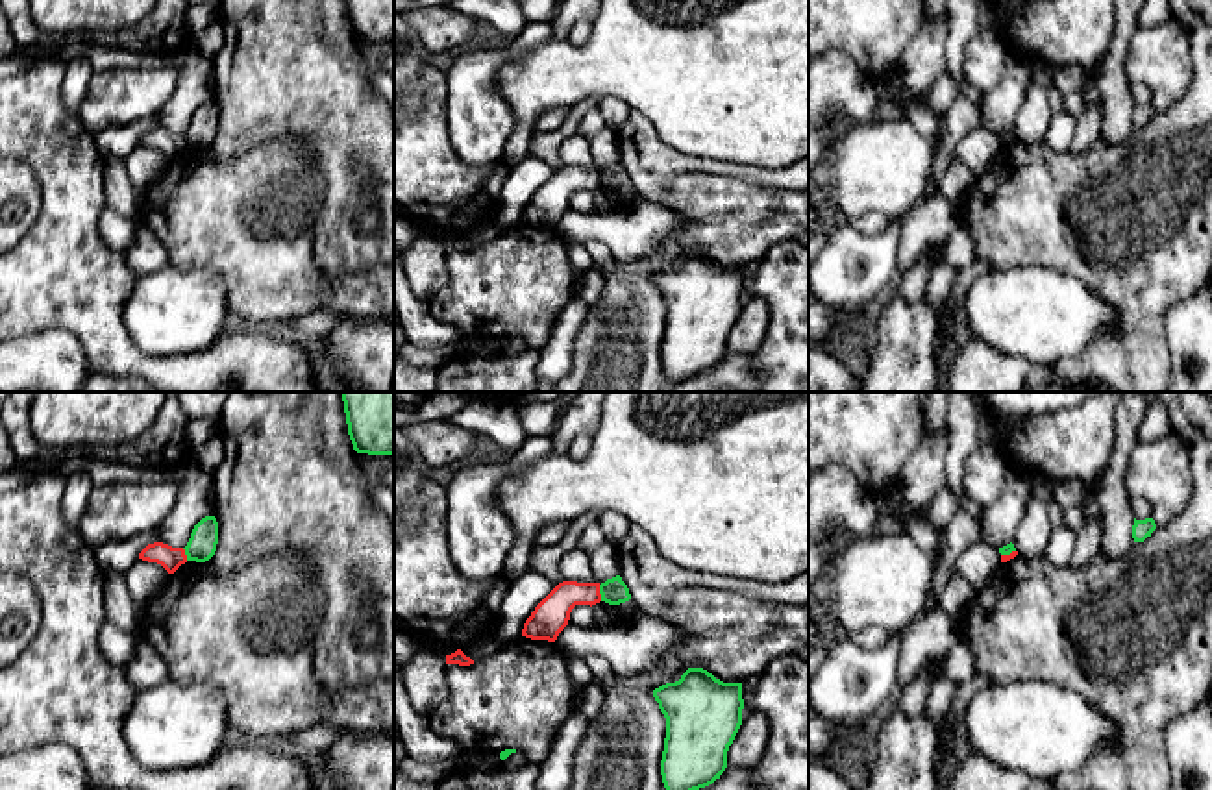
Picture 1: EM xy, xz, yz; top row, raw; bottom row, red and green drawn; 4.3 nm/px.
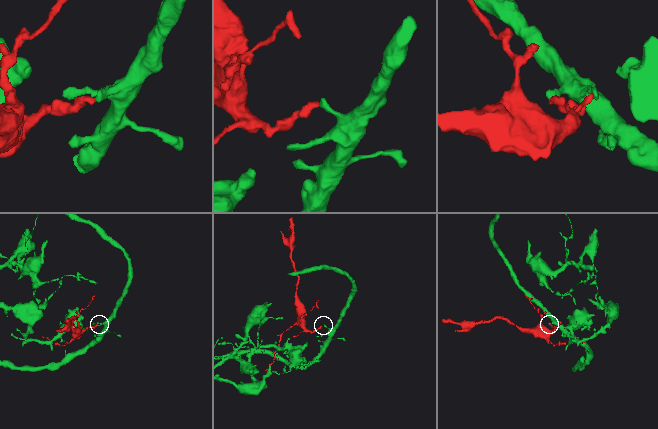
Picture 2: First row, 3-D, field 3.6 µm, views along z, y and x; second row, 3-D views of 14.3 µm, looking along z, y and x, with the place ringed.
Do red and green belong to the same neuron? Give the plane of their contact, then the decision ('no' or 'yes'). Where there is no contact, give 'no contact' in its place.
contact in xz; no

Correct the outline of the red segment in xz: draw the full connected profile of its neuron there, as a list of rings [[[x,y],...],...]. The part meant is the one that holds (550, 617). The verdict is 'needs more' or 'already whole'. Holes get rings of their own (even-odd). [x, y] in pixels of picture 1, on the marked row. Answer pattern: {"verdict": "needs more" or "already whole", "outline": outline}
{"verdict": "already whole", "outline": [[[563,581],[535,607],[524,623],[522,636],[555,642],[575,605],[592,607],[600,601],[600,583]]]}

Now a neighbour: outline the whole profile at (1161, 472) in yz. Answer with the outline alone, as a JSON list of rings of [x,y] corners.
[[[1177,433],[1134,448],[1125,475],[1129,496],[1151,505],[1156,527],[1173,522],[1193,496],[1190,444]]]

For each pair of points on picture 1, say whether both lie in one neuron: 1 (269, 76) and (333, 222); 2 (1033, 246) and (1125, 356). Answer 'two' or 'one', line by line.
1: one
2: one

